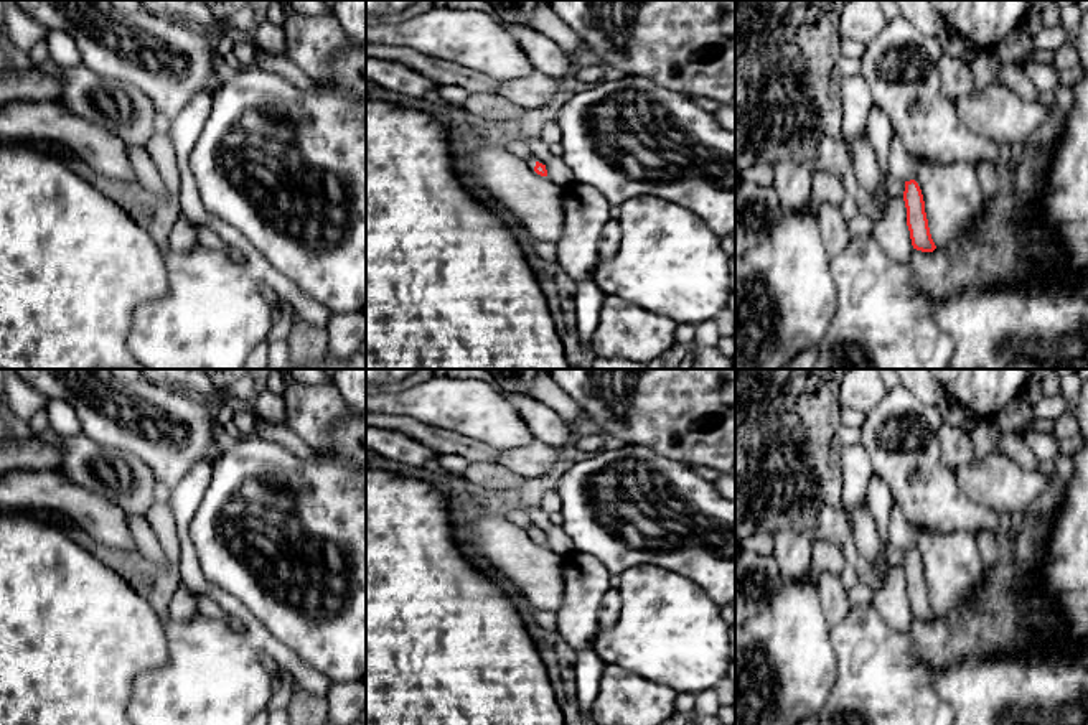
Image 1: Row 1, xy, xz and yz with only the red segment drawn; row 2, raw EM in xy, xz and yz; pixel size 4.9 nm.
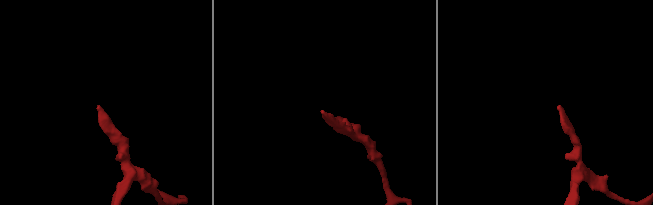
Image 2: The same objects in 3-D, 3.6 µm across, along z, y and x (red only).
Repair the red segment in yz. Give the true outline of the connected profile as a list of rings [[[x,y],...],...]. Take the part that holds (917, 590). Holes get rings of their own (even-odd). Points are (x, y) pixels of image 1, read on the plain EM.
[[[915,549],[905,550],[903,570],[907,577],[907,595],[913,618],[922,621],[933,621],[936,615],[930,603],[923,564]]]

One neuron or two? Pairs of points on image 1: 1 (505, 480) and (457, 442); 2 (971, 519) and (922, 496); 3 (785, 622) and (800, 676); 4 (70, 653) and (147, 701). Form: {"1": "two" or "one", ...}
{"1": "two", "2": "one", "3": "one", "4": "two"}

